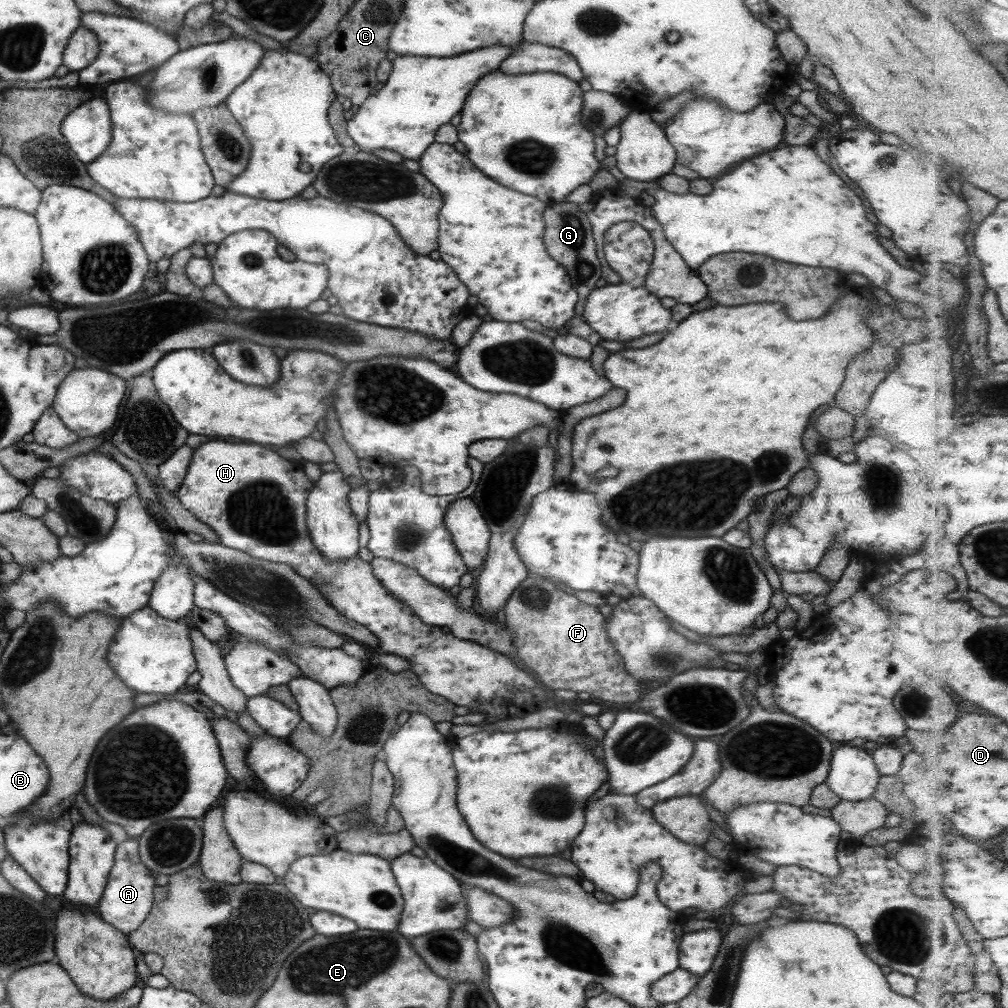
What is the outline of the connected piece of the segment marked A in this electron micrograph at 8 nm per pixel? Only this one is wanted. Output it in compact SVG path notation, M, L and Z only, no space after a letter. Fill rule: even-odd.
M136 838L118 843L115 850L114 866L110 870L109 879L102 898L97 904L96 912L108 924L111 924L112 928L118 928L118 932L124 932L124 936L128 936L134 930L138 930L150 914L156 886L156 874L140 860L139 844Z

